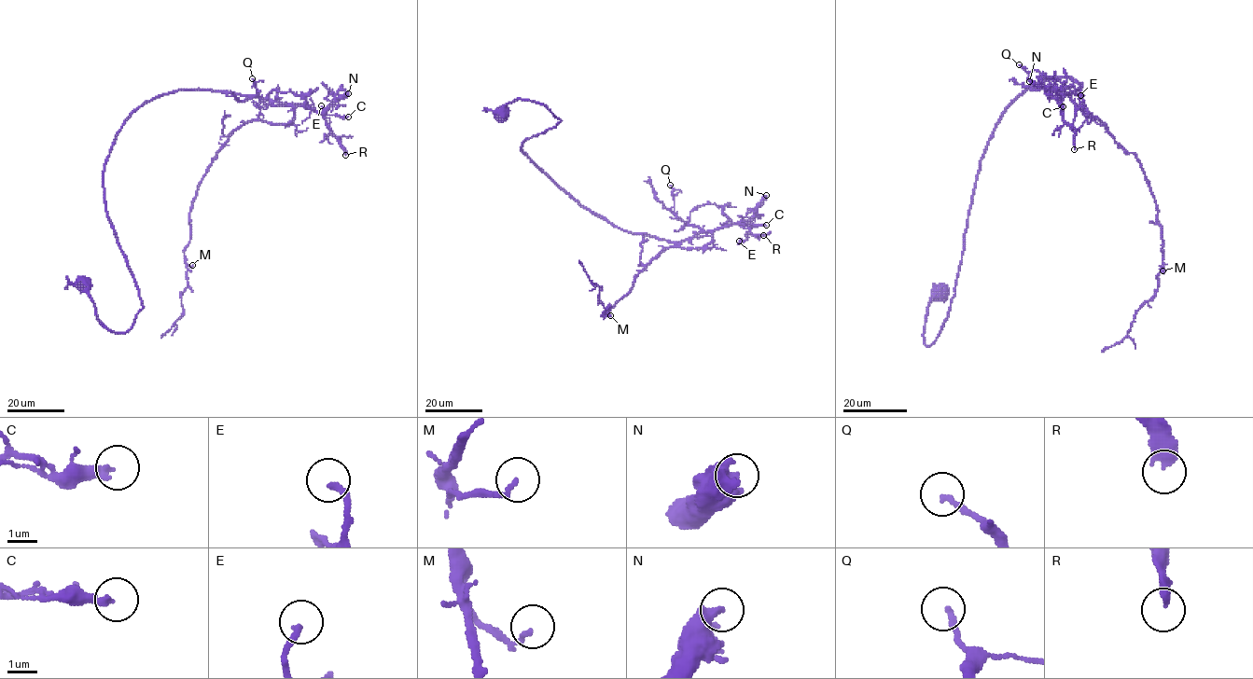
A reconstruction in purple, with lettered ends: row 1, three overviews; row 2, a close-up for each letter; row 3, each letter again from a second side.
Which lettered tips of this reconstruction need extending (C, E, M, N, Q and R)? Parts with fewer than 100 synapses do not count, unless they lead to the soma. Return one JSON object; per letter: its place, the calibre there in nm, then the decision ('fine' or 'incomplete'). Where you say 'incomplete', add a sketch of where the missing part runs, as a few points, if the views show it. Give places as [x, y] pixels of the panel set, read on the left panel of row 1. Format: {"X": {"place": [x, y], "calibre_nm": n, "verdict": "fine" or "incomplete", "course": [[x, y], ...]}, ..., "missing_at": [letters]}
{"C": {"place": [348, 117], "calibre_nm": 280, "verdict": "fine"}, "E": {"place": [321, 105], "calibre_nm": 240, "verdict": "fine"}, "M": {"place": [192, 265], "calibre_nm": 160, "verdict": "fine"}, "N": {"place": [348, 93], "calibre_nm": 400, "verdict": "incomplete"}, "Q": {"place": [252, 78], "calibre_nm": 170, "verdict": "fine"}, "R": {"place": [345, 155], "calibre_nm": 400, "verdict": "incomplete", "course": [[345, 155], [354, 187], [316, 216], [289, 273], [272, 293], [230, 295], [205, 329], [177, 341], [178, 368]]}, "missing_at": ["N", "R"]}

